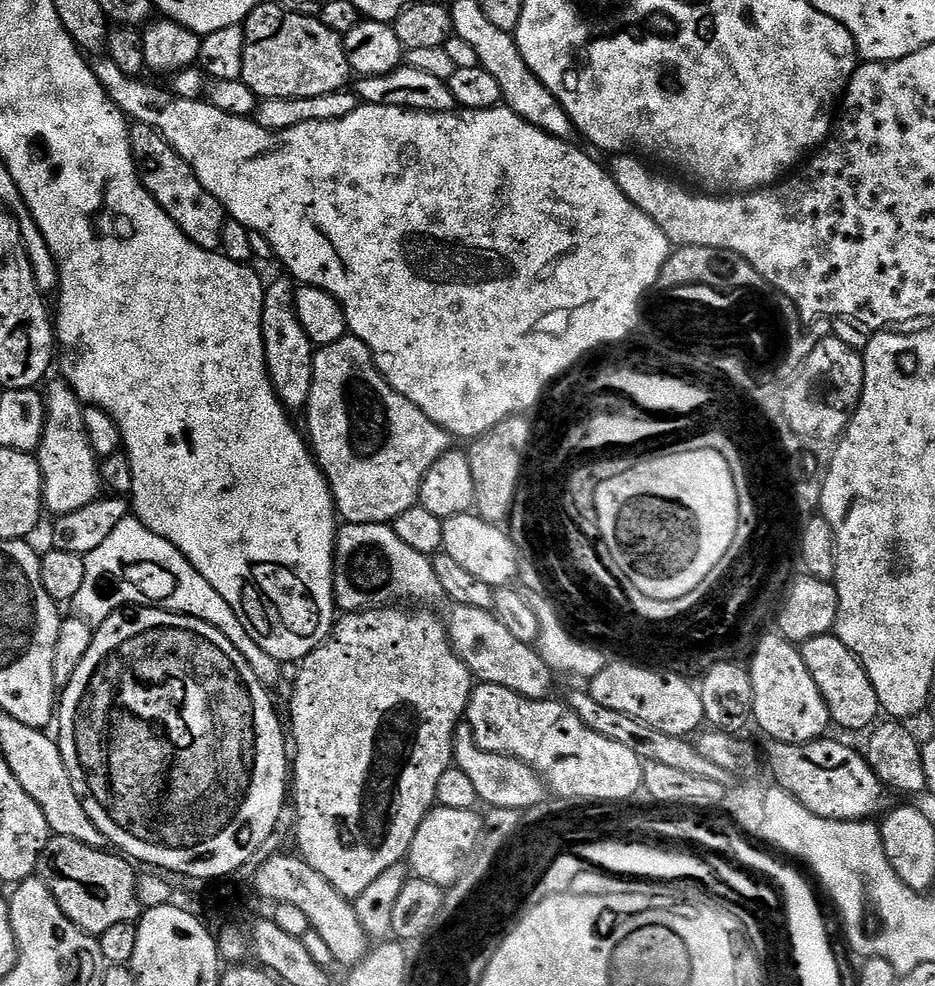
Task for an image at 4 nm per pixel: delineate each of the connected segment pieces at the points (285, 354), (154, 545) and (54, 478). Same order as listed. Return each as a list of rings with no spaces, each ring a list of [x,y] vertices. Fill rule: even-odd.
[[[276,284],[267,289],[264,306],[264,344],[268,347],[268,371],[272,383],[285,405],[303,409],[312,389],[312,375],[316,365],[316,352],[310,334],[302,326],[296,313],[293,289]]]
[[[127,518],[120,521],[106,542],[103,542],[100,548],[86,554],[84,561],[86,562],[85,581],[82,582],[81,590],[78,590],[78,594],[68,605],[69,611],[75,617],[80,617],[96,628],[106,618],[110,618],[113,612],[121,611],[128,605],[136,608],[160,608],[163,612],[177,612],[179,616],[193,616],[214,626],[214,630],[226,634],[226,638],[230,638],[230,642],[234,646],[234,650],[238,650],[238,654],[242,654],[242,658],[246,658],[246,662],[264,685],[273,686],[272,684],[279,682],[281,661],[270,658],[270,654],[266,654],[266,650],[262,650],[258,646],[258,642],[254,642],[254,638],[250,638],[250,634],[246,630],[246,626],[242,626],[238,614],[234,614],[234,610],[230,610],[230,602],[226,602],[226,598],[222,598],[222,594],[218,594],[218,590],[214,590],[214,586],[210,586],[210,582],[206,582],[206,578],[202,578],[202,574],[198,574],[198,570],[194,570],[192,563],[173,544],[166,542],[166,538],[151,532],[140,520]],[[143,572],[152,576],[152,579],[144,578],[141,581],[136,580],[132,584],[132,576],[140,576]]]
[[[83,411],[51,413],[44,428],[44,441],[38,453],[44,469],[44,496],[47,501],[58,500],[64,508],[80,509],[101,497],[102,478],[99,459],[85,431]]]

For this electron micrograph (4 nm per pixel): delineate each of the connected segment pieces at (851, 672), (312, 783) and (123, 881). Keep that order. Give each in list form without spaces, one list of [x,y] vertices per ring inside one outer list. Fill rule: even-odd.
[[[829,634],[810,638],[800,648],[800,653],[826,702],[835,727],[849,728],[852,732],[863,733],[877,723],[876,715],[881,715],[882,712],[878,694],[866,670],[860,665],[860,659],[837,636]]]
[[[380,606],[375,610],[365,610],[363,612],[349,612],[339,617],[338,623],[333,627],[331,637],[324,641],[320,647],[313,650],[310,655],[304,657],[302,663],[299,665],[300,673],[296,676],[296,685],[292,688],[292,728],[290,724],[290,740],[294,745],[294,800],[296,796],[296,844],[300,847],[299,855],[303,857],[310,867],[313,867],[318,874],[322,874],[327,882],[334,886],[334,890],[338,891],[347,898],[360,898],[364,893],[369,891],[377,883],[376,880],[383,872],[388,872],[395,866],[399,860],[403,861],[407,857],[408,851],[412,849],[414,842],[414,834],[418,830],[418,826],[422,826],[422,822],[427,818],[429,812],[432,811],[434,805],[437,803],[436,791],[438,790],[438,782],[442,778],[442,774],[448,771],[450,765],[453,763],[452,756],[452,742],[453,736],[457,730],[458,725],[465,719],[468,703],[472,697],[474,687],[474,677],[465,661],[461,660],[455,647],[450,643],[449,633],[436,620],[424,621],[420,616],[407,616],[404,612],[395,612],[395,607]]]
[[[53,835],[42,857],[42,876],[48,881],[58,906],[66,918],[70,918],[70,922],[93,938],[99,938],[103,932],[110,930],[110,926],[139,921],[142,905],[138,872],[135,870],[123,855],[91,848],[65,836]],[[72,868],[80,868],[80,872],[72,872]]]

